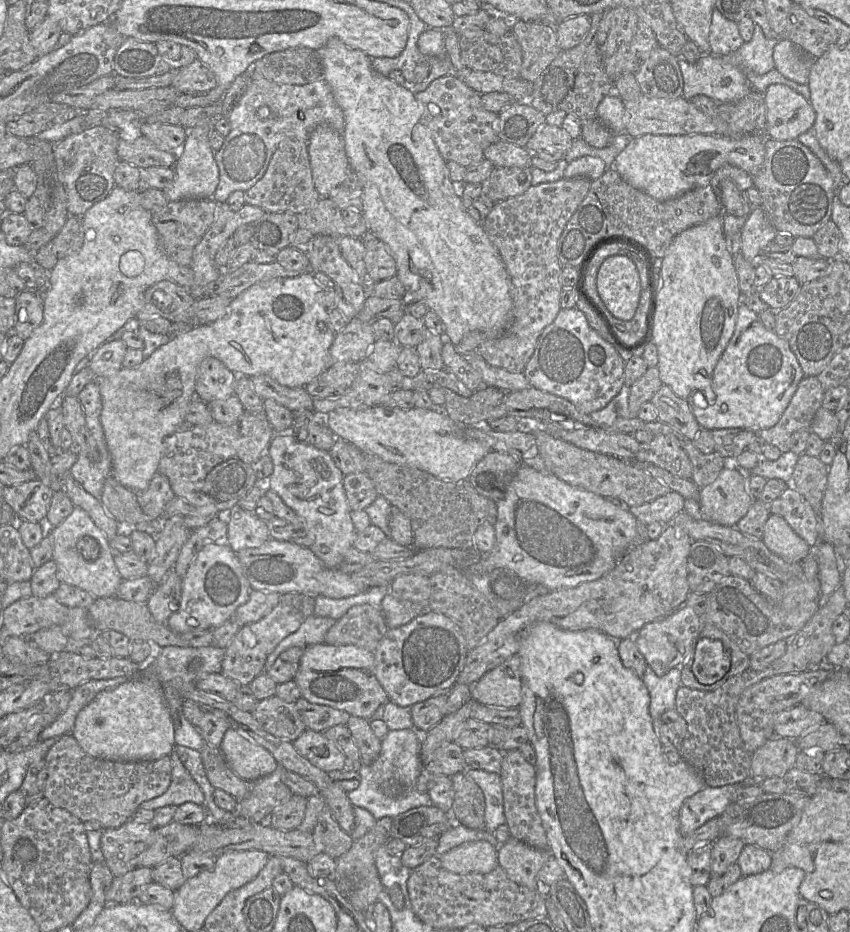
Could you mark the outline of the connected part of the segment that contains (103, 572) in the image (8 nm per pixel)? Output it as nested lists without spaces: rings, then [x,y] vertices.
[[[74,507],[72,513],[60,525],[47,528],[47,535],[53,547],[52,560],[56,563],[56,576],[60,582],[76,586],[95,598],[116,596],[123,580],[114,562],[115,552],[105,534],[86,511]]]

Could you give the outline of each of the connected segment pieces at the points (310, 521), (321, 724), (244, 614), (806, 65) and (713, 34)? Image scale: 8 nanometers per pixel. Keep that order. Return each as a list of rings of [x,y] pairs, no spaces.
[[[292,430],[287,433],[276,433],[269,444],[268,454],[273,462],[273,472],[269,478],[259,480],[277,493],[300,517],[303,529],[314,540],[310,546],[312,552],[327,568],[338,568],[347,550],[353,547],[357,534],[343,486],[343,473],[337,468],[329,452],[299,442]]]
[[[299,698],[295,703],[306,729],[316,732],[323,732],[336,725],[346,725],[351,716],[343,710],[312,703],[305,698]]]
[[[251,589],[248,601],[238,607],[234,619],[240,626],[257,622],[273,610],[280,597],[278,592]]]
[[[780,40],[773,51],[775,69],[785,78],[798,84],[808,84],[816,58],[789,40]]]
[[[714,7],[708,42],[710,55],[727,55],[736,51],[743,43],[738,24],[725,18]]]

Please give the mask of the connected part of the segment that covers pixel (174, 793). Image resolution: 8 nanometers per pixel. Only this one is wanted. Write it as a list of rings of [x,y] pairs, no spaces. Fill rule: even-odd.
[[[173,751],[170,757],[172,762],[170,786],[161,796],[142,802],[138,809],[156,810],[169,805],[180,806],[187,802],[204,805],[203,791],[187,771],[178,754]]]

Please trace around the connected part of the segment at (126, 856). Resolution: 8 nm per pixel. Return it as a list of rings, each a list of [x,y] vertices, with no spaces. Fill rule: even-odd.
[[[132,819],[117,828],[107,828],[101,837],[101,850],[114,877],[134,870],[137,857],[148,847],[155,828]]]

